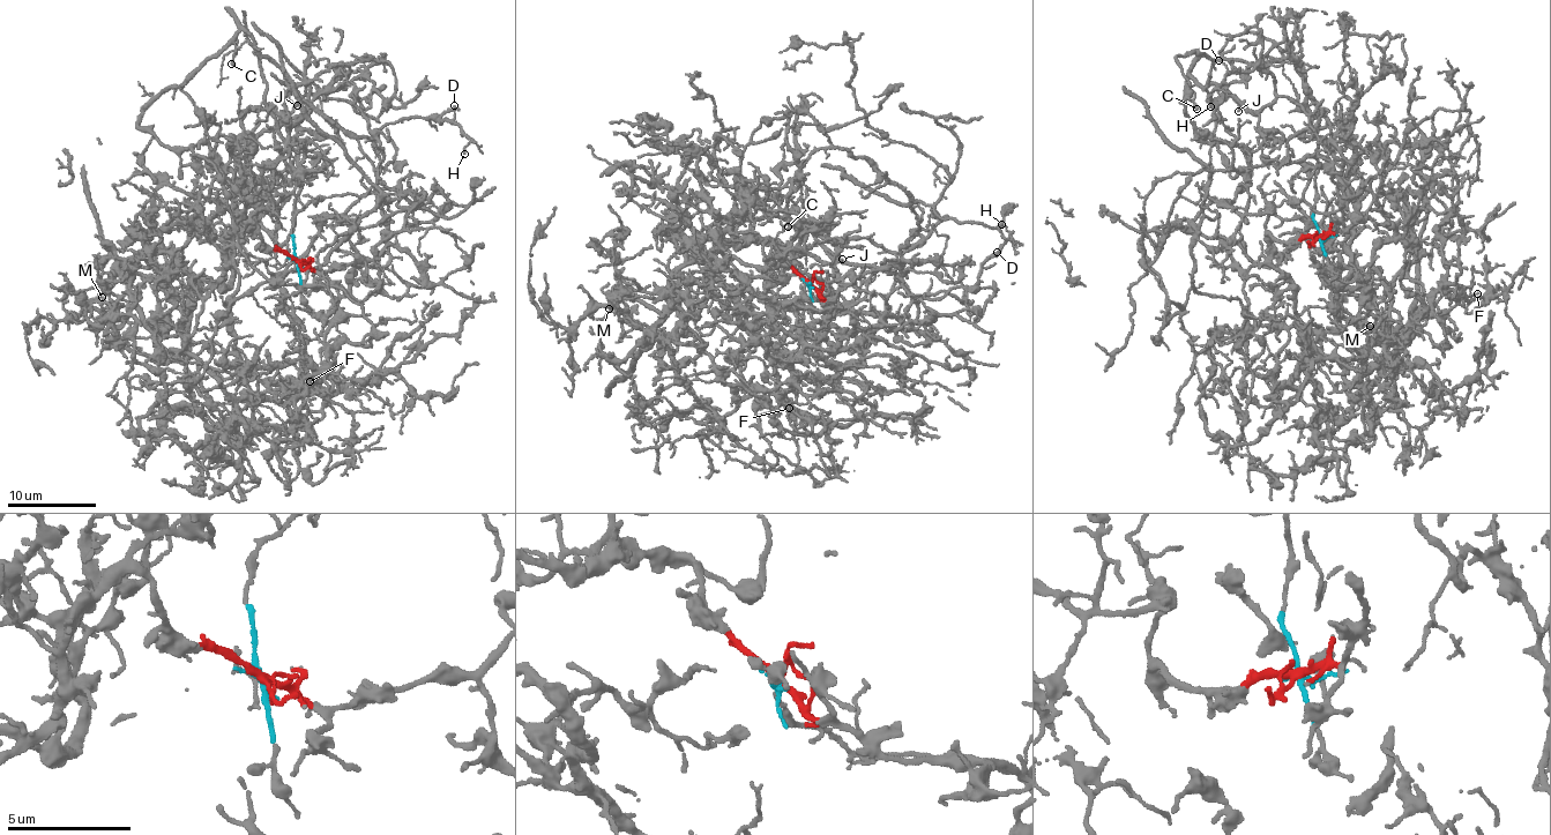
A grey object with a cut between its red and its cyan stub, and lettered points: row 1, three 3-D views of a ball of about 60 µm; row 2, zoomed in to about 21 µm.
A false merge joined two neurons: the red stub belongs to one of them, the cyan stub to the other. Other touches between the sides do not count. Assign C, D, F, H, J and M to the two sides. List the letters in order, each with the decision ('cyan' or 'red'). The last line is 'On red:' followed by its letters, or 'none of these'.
C: cyan
D: cyan
F: red
H: cyan
J: cyan
M: red
On red: F, M

